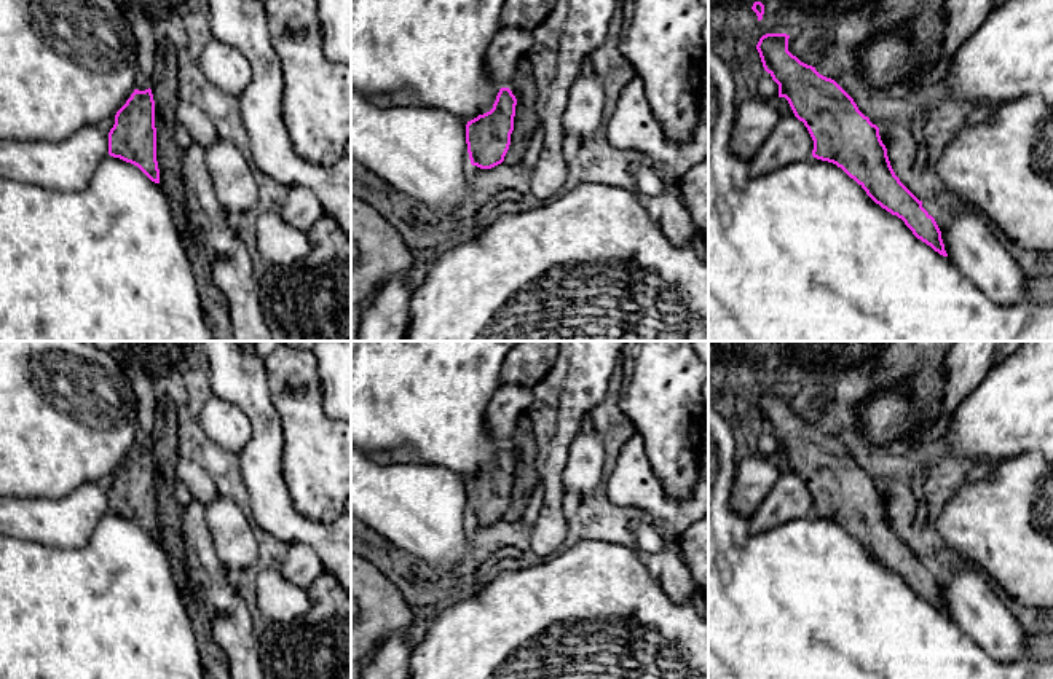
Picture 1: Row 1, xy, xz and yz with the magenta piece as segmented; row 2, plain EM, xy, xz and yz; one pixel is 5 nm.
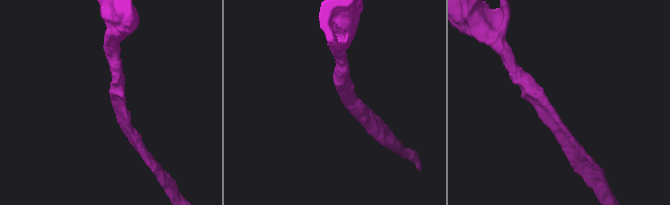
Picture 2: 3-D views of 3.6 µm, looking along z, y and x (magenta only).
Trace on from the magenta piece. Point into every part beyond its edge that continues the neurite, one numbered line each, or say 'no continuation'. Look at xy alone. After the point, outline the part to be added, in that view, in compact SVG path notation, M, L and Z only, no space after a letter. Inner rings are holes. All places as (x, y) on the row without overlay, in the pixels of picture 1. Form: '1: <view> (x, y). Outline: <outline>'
no continuation

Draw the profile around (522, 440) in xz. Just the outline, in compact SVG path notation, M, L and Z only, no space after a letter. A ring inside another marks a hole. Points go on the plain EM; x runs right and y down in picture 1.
M526 413L519 418L507 445L515 453L517 462L511 502L503 520L515 523L522 520L528 500L539 485L536 459L541 453L541 446L534 440L531 421Z

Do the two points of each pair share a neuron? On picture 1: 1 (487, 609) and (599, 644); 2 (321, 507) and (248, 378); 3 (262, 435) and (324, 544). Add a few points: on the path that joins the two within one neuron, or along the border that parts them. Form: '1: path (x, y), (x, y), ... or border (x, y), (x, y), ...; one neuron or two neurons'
1: path (514, 636), (520, 643), (571, 644); one neuron
2: border (273, 404), (283, 431), (283, 478); two neurons
3: path (262, 464), (262, 478), (268, 496), (295, 523); one neuron

